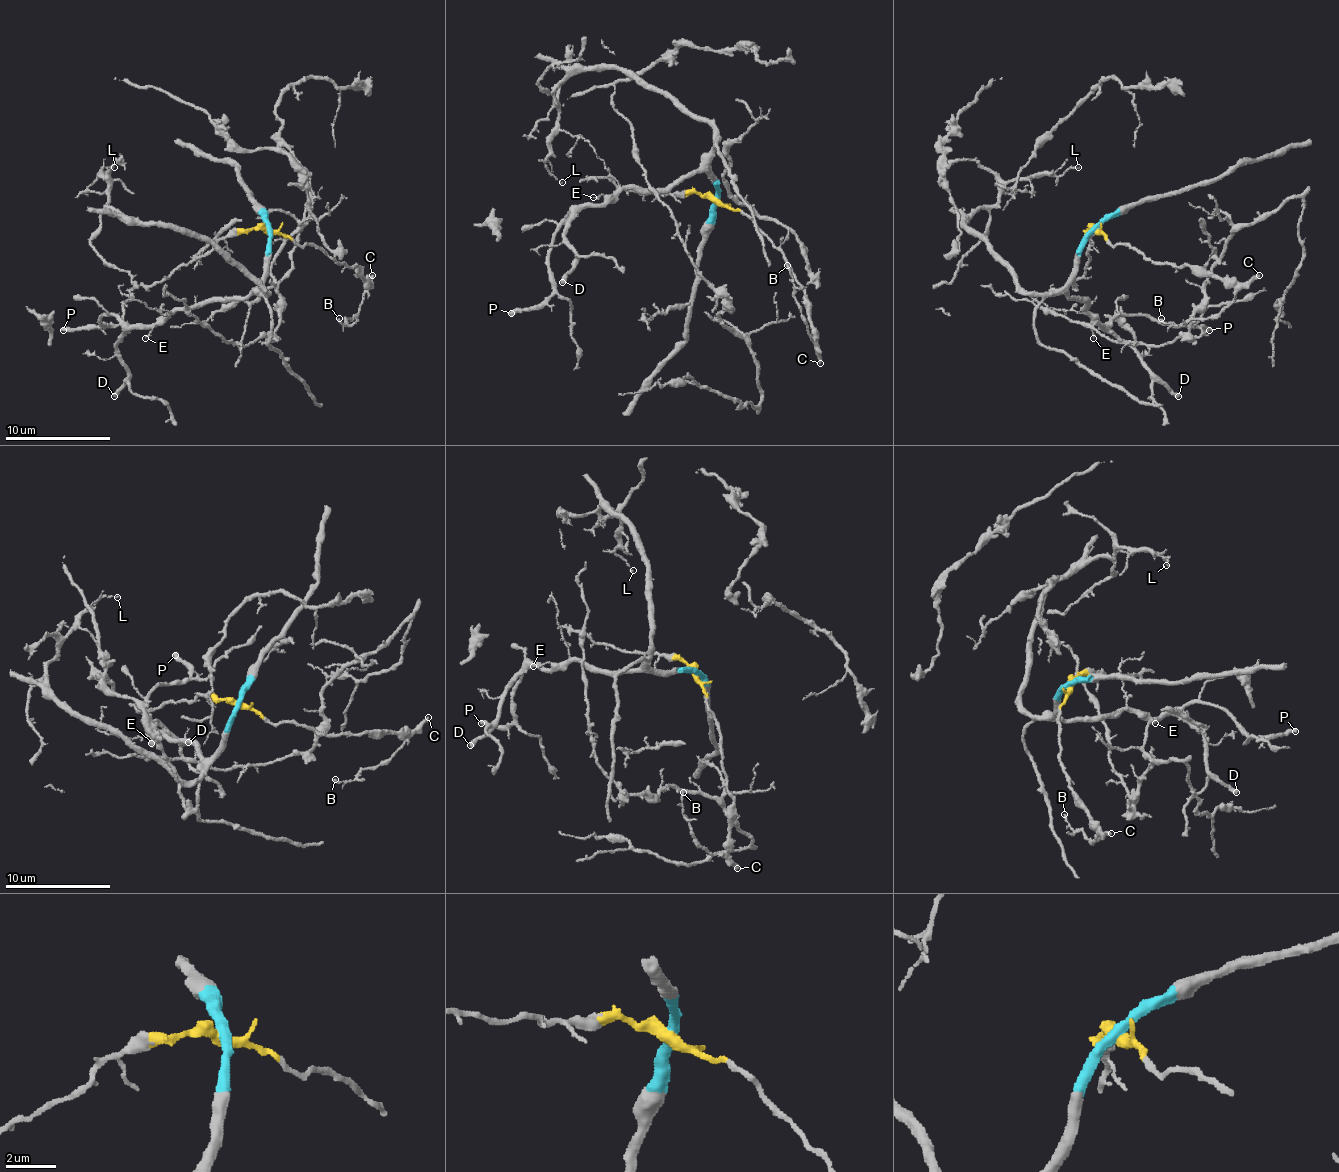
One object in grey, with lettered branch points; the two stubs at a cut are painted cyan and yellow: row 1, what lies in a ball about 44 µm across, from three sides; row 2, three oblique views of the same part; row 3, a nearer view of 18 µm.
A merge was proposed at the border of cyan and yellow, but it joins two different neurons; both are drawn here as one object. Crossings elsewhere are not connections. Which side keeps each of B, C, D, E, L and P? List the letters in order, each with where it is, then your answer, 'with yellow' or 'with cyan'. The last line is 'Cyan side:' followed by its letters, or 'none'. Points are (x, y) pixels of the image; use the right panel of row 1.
B: place (1161, 318); with yellow
C: place (1259, 275); with yellow
D: place (1178, 396); with cyan
E: place (1093, 338); with cyan
L: place (1078, 167); with cyan
P: place (1209, 330); with cyan
Cyan side: D, E, L, P

